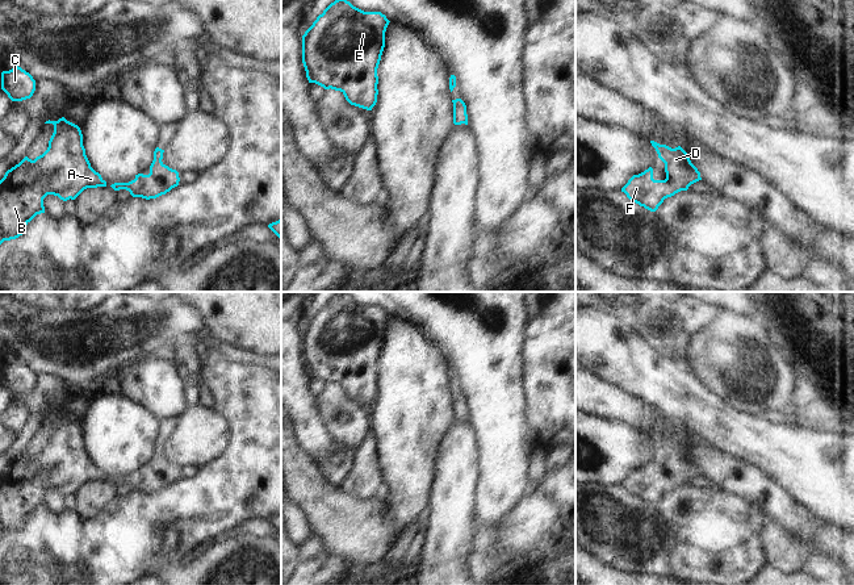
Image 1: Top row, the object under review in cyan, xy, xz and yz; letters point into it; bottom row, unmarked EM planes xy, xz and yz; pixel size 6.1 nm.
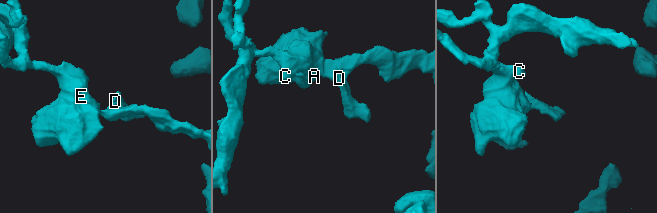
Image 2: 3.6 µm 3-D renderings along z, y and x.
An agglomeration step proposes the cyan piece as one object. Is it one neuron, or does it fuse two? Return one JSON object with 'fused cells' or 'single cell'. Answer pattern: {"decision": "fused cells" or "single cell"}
{"decision": "single cell"}

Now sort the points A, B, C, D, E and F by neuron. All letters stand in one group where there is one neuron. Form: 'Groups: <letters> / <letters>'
Groups: A B C D E F.

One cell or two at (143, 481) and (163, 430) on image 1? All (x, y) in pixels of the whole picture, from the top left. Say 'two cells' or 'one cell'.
one cell

